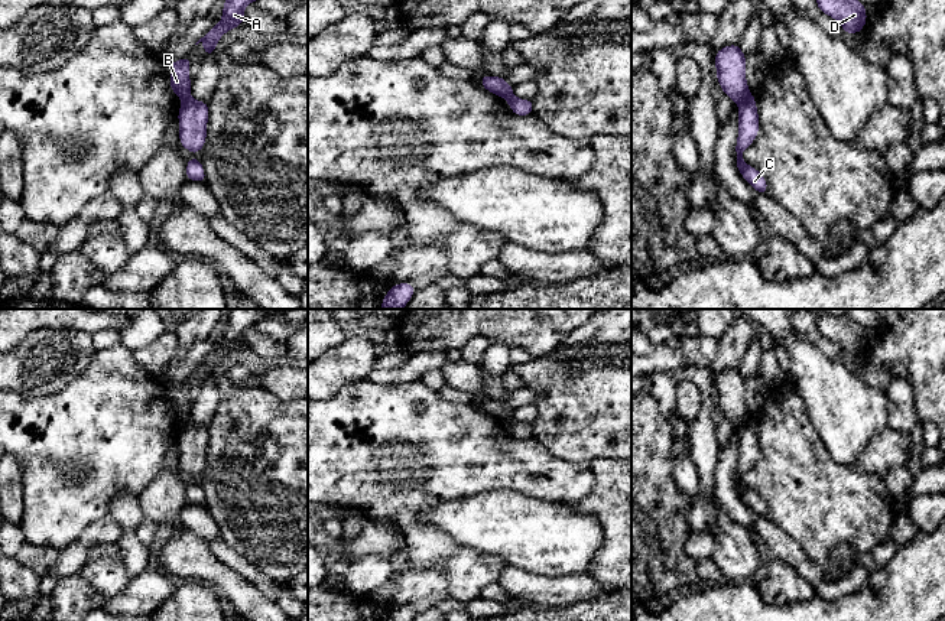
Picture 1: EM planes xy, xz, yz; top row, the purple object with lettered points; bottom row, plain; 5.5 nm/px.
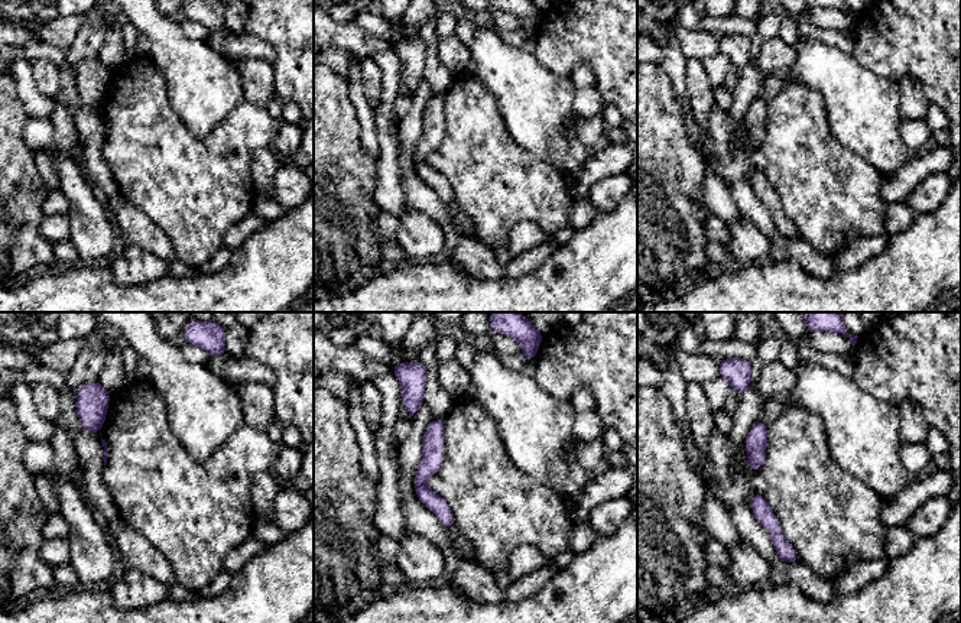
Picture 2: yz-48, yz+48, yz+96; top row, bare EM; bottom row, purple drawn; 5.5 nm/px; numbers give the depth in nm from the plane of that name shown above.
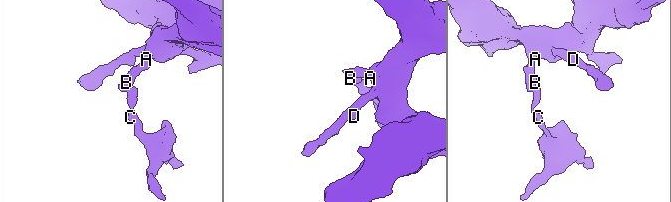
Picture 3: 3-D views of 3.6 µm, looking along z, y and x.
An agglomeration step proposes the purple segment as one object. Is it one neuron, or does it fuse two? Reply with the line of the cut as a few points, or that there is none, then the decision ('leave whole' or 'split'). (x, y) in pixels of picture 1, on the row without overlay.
cut in yz along (749, 418), (739, 426); split

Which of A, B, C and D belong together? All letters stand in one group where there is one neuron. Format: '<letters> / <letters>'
A B D / C

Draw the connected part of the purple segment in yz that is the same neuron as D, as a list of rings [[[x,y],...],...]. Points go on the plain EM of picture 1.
[[[827,312],[816,313],[816,328],[819,335],[838,344],[845,358],[861,355],[866,345],[866,329],[848,315],[838,316]]]

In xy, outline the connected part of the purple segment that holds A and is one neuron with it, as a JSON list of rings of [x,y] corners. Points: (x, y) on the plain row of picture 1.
[[[231,309],[223,331],[223,344],[217,345],[212,354],[204,358],[195,368],[199,365],[204,368],[205,380],[214,377],[220,361],[244,345],[244,331],[276,310],[285,309]]]

